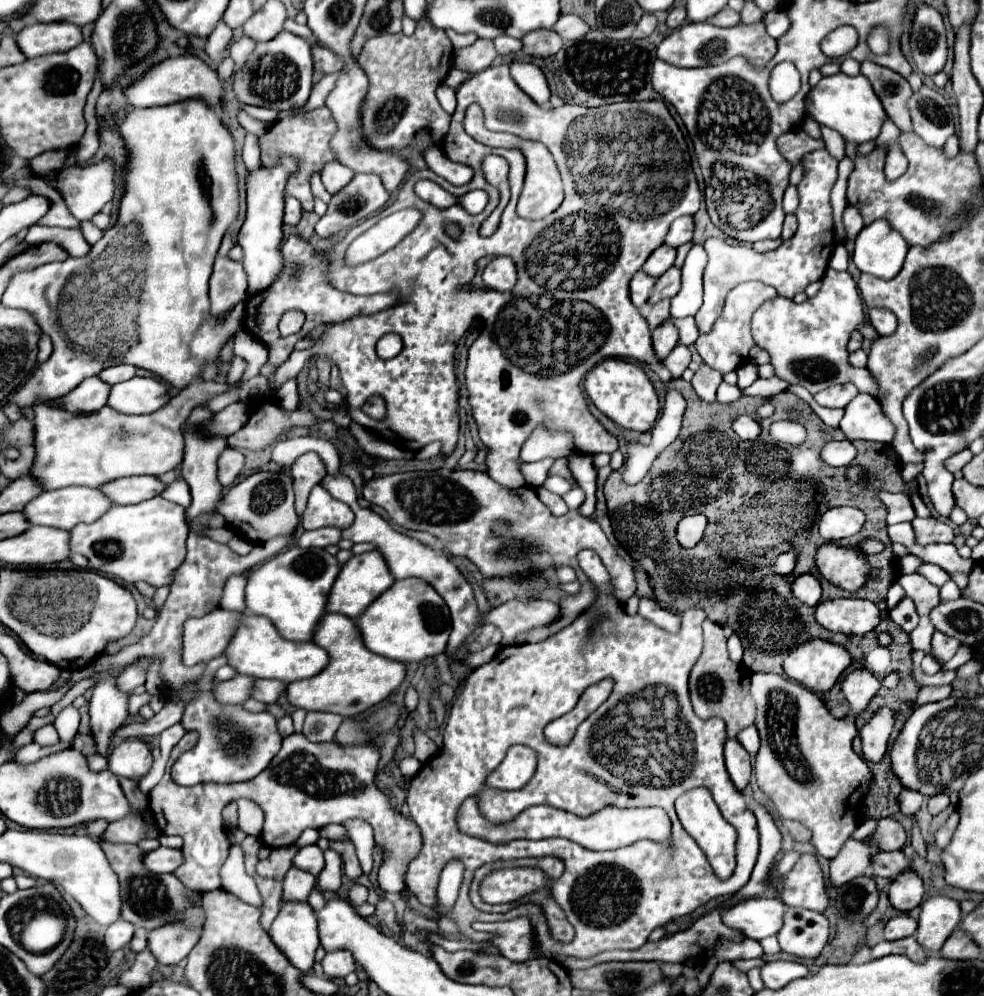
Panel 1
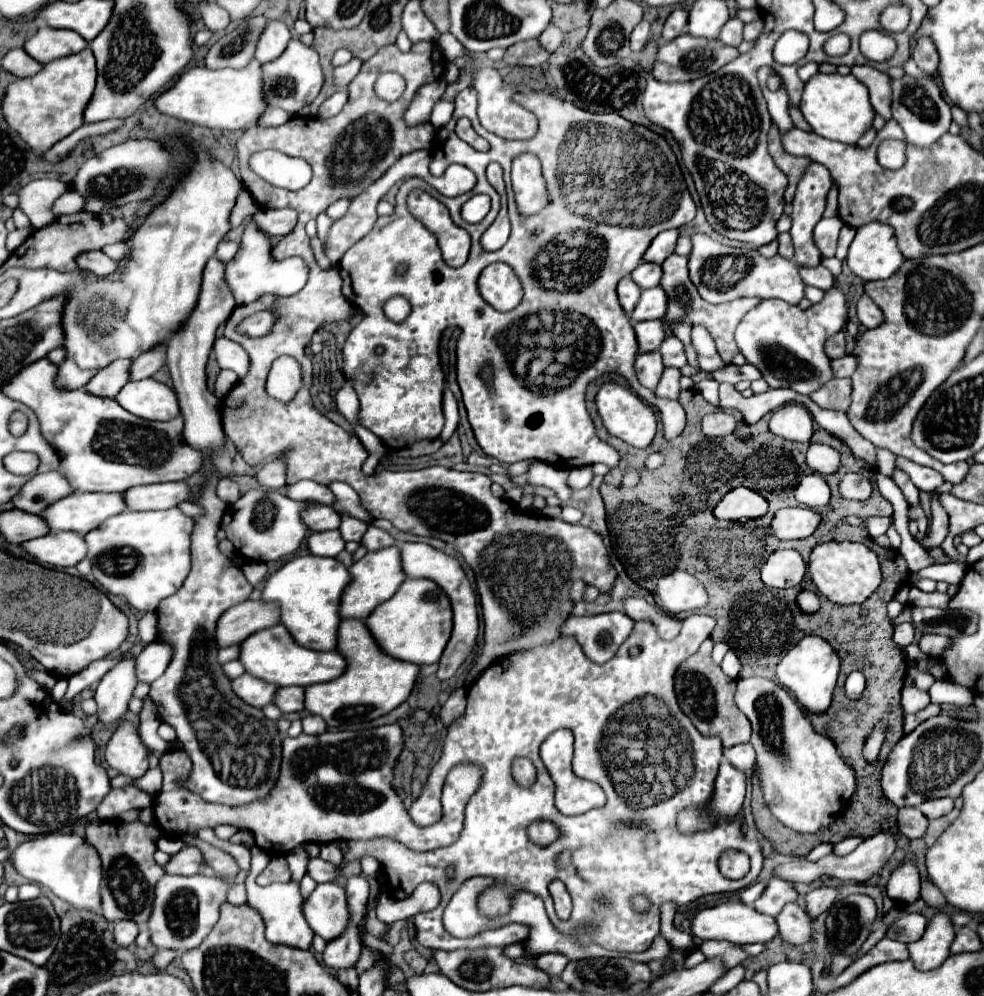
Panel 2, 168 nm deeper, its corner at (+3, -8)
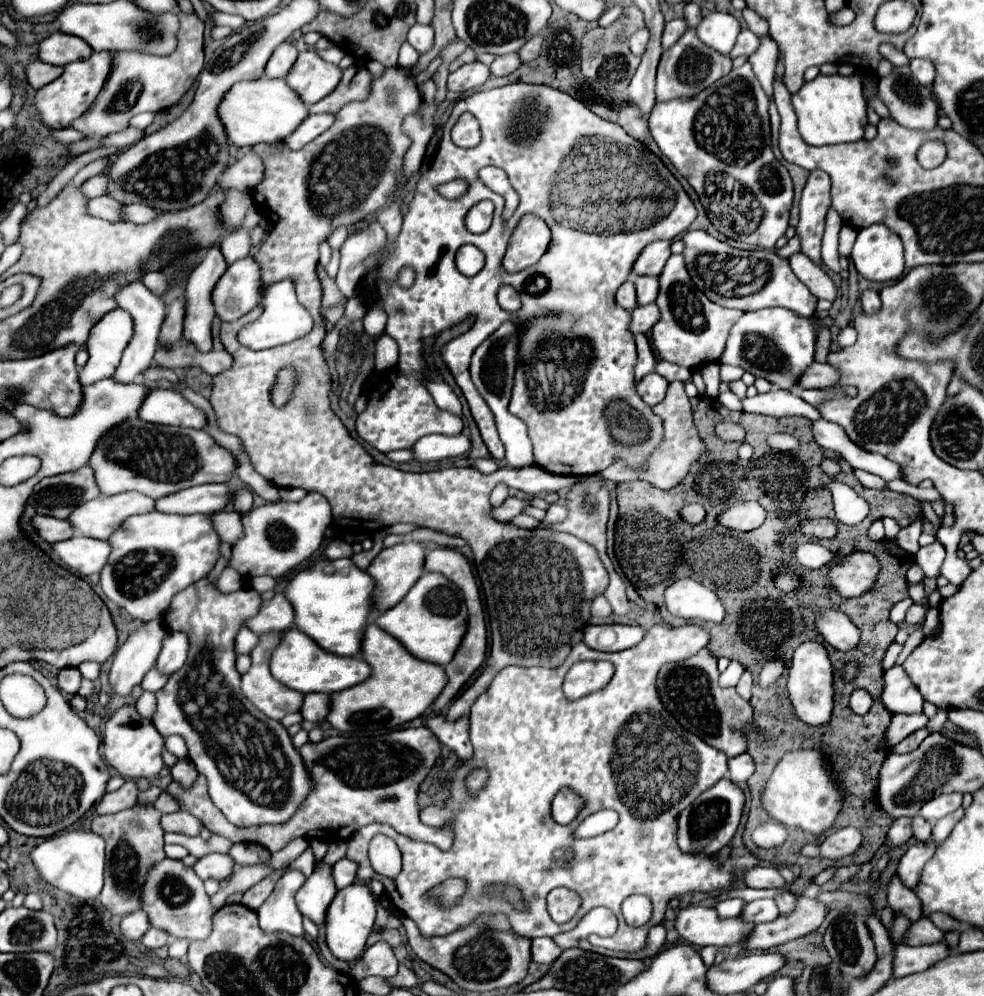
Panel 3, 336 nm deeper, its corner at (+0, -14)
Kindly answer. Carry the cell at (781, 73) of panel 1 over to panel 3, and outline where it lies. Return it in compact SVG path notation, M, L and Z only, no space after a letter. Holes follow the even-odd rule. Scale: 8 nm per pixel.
M770 36L760 38L760 48L748 58L748 62L754 68L754 74L758 76L764 92L772 98L772 82L774 82L774 66L776 66L776 56L778 46Z

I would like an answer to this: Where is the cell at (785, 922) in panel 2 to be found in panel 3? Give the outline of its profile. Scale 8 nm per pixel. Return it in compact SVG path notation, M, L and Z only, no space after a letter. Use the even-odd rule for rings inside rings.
M790 892L776 896L776 904L778 904L778 908L780 908L780 914L792 912L792 908L796 908L796 900L798 900L798 898L796 898L794 894L790 894Z

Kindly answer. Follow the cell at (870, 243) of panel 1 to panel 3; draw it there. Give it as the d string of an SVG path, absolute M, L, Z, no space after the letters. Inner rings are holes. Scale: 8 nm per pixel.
M872 224L858 230L850 256L856 270L866 280L890 282L904 274L902 240L884 224Z

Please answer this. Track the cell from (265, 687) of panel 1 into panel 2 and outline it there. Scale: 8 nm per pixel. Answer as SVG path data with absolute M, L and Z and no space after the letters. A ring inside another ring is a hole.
M287 686L287 688L279 688L275 704L281 708L281 712L289 714L289 712L303 712L305 710L303 702L305 702L305 688Z

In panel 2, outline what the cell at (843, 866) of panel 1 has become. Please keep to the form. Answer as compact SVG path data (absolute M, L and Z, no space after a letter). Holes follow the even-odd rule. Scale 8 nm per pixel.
M821 886L821 888L815 888L811 890L807 896L805 896L805 912L809 918L817 918L821 916L823 912L827 912L833 904L833 900L837 898L837 888L835 886Z

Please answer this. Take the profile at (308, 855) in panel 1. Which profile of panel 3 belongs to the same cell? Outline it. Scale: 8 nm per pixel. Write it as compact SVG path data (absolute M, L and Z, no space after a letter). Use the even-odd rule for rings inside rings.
M342 858L332 866L332 876L334 876L336 888L346 888L356 880L356 864L348 858Z

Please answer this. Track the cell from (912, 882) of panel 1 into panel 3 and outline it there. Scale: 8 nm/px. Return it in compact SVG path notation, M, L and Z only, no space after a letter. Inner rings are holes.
M920 842L908 848L908 852L900 858L898 862L898 878L902 880L902 884L910 890L918 888L918 880L922 876L922 868L924 864L932 858L932 854L936 852L936 844L934 842Z

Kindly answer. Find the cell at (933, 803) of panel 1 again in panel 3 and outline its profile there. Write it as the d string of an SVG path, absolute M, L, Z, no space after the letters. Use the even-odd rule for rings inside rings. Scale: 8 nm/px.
M958 792L942 794L942 796L936 796L934 800L930 800L928 804L924 804L920 810L920 816L924 816L928 822L936 822L938 818L960 808L960 804L962 804L962 794L958 794Z

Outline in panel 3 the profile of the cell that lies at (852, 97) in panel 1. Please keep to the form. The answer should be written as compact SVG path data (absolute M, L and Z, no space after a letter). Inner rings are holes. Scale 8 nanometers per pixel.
M858 71L850 76L839 74L816 76L812 82L806 82L792 96L792 104L798 114L798 130L808 144L812 146L846 144L864 138L864 128L868 126L868 116L866 116L868 106L866 106L860 78L862 74Z

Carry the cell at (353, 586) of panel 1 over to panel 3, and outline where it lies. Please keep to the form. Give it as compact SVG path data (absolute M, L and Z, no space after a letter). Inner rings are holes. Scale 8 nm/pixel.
M402 542L384 548L368 566L368 574L376 578L376 614L398 604L414 582L422 576L426 550L418 542Z

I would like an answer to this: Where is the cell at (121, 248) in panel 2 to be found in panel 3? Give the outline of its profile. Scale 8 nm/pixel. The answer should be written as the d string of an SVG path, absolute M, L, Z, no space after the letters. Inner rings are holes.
M148 272L142 276L142 284L148 286L154 294L162 294L168 290L168 278L162 272Z

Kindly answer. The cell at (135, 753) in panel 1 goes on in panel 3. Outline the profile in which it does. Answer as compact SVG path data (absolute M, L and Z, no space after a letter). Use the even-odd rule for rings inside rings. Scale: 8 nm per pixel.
M132 704L116 710L104 728L104 756L112 768L118 770L122 778L156 778L162 770L162 752L164 738L156 732L154 724L142 718Z

